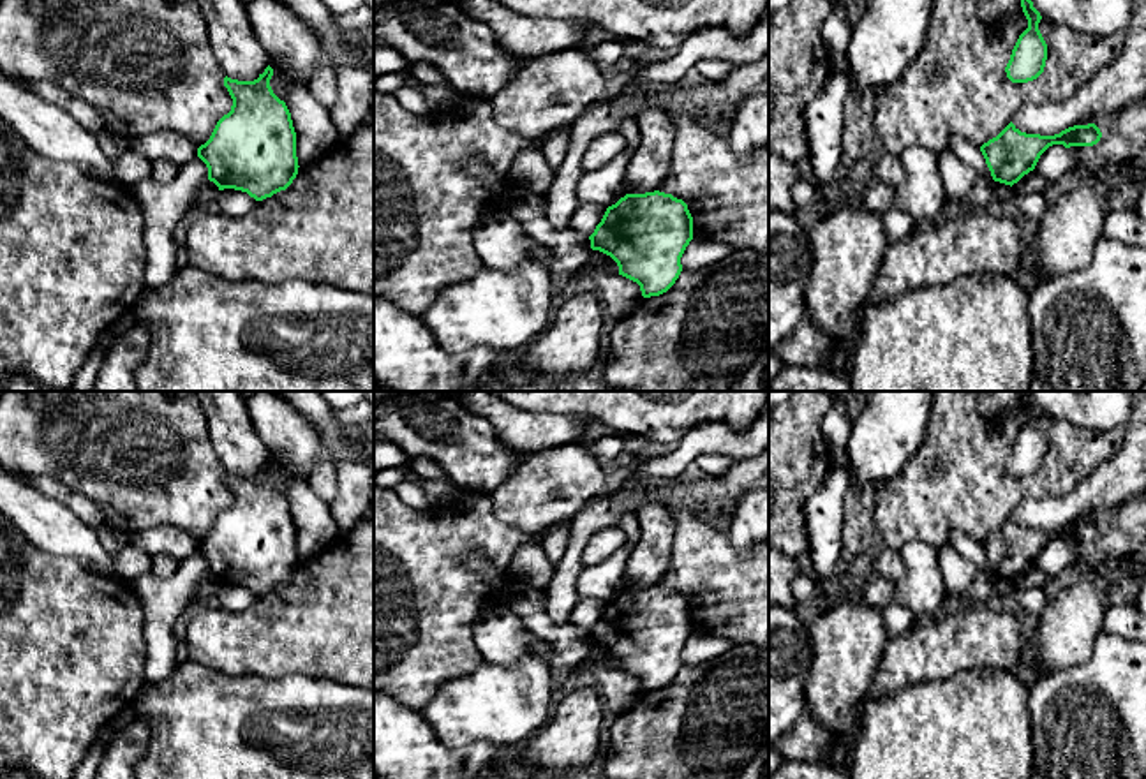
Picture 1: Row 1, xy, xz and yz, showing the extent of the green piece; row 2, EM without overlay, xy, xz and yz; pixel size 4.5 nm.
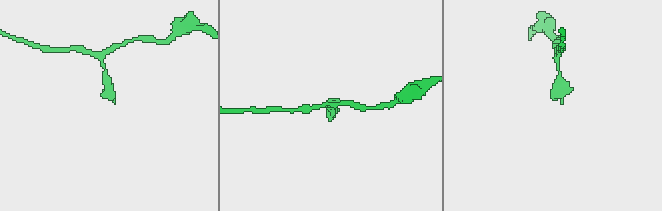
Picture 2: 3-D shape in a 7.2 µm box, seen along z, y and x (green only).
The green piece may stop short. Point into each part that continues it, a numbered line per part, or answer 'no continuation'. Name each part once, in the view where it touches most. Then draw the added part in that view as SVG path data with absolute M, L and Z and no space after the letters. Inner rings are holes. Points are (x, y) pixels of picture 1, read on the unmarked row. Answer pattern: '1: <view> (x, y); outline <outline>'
no continuation

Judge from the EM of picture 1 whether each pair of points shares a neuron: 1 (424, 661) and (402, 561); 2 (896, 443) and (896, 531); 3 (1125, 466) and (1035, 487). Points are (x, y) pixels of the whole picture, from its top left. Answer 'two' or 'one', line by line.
1: one
2: two
3: two

